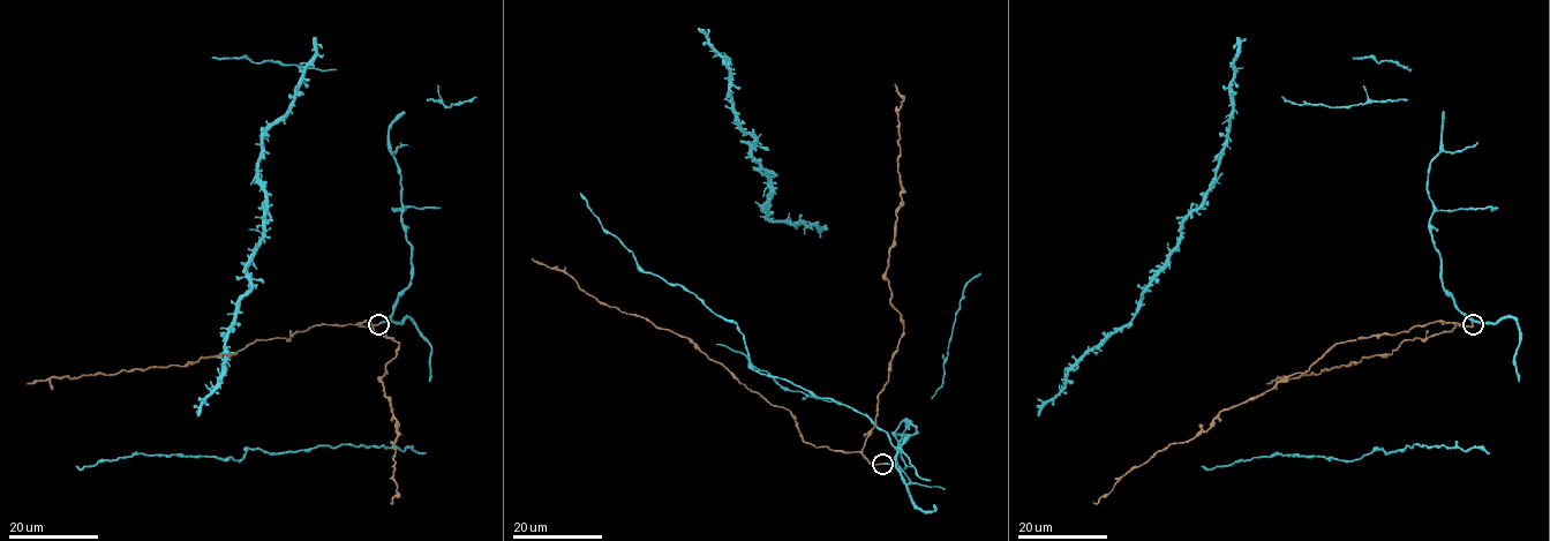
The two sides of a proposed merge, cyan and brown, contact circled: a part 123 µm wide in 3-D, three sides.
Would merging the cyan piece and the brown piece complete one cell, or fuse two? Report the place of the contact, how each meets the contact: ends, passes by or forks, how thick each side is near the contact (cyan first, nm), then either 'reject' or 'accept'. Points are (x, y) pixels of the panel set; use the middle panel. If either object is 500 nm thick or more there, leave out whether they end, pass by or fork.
(882, 464) | cyan ends | brown ends | 200/240 nm | accept

